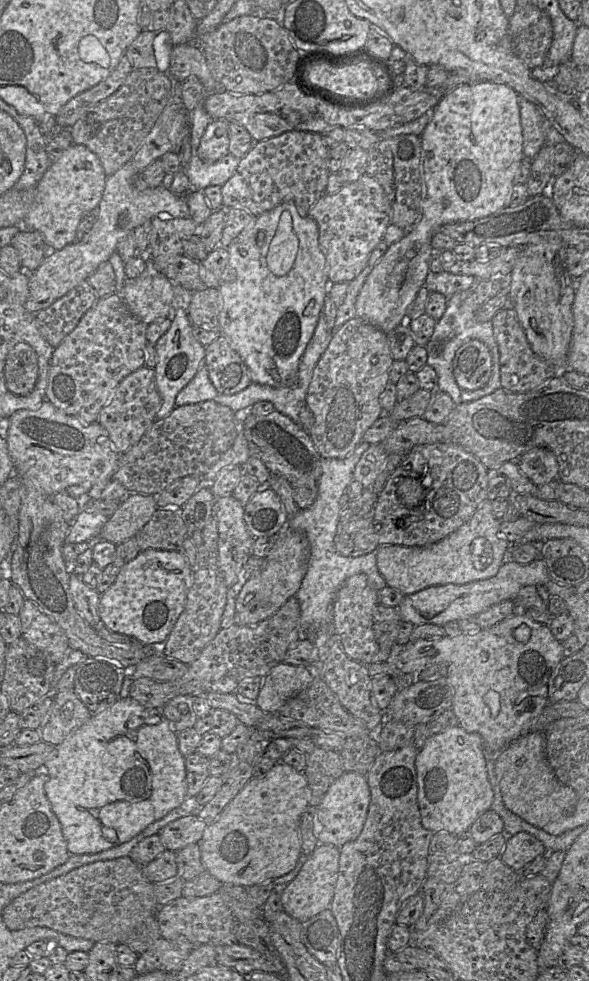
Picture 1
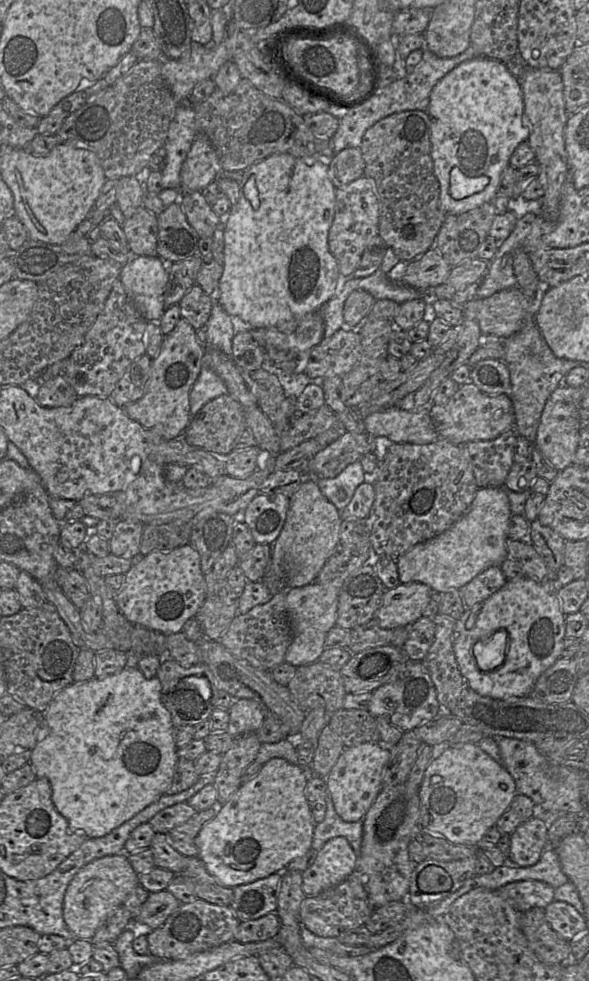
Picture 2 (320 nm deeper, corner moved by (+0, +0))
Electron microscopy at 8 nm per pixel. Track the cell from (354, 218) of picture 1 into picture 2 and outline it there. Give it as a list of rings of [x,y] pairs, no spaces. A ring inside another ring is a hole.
[[[363,175],[336,188],[335,215],[328,233],[328,246],[338,263],[342,277],[350,277],[359,266],[362,254],[379,234],[379,200],[375,182]]]

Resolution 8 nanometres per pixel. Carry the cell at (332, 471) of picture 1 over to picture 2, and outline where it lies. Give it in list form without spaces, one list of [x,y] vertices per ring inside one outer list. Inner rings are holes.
[[[360,461],[349,464],[334,478],[320,478],[317,485],[321,493],[340,511],[351,501],[356,488],[370,480]]]

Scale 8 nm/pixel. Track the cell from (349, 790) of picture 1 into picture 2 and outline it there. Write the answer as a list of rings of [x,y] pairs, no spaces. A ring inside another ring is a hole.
[[[366,742],[344,749],[326,778],[336,812],[344,821],[363,821],[383,789],[383,776],[390,757],[390,747],[382,743]]]

